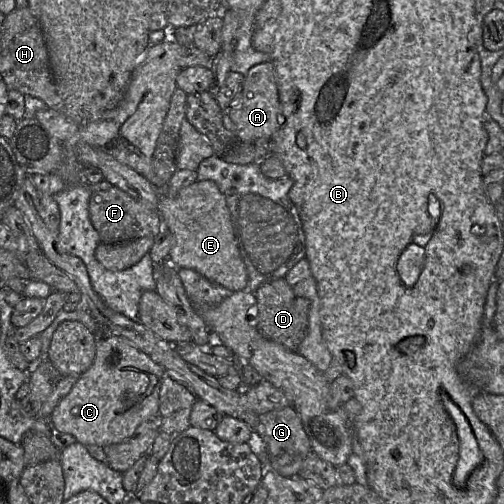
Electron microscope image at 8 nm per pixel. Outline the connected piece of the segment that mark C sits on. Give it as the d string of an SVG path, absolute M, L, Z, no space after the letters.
M107 334L96 337L96 353L93 364L76 381L68 395L56 406L50 416L55 428L71 434L77 442L85 445L106 447L121 443L133 435L144 421L159 419L159 393L166 370L154 362L148 354L119 335Z

